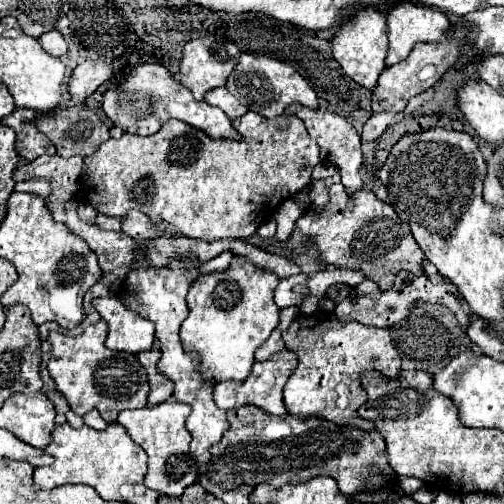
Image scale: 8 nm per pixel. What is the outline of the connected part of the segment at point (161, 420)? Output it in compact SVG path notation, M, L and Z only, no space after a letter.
M169 398L153 408L147 406L141 410L123 410L117 418L119 424L125 426L133 442L139 444L149 456L149 472L145 476L145 486L157 490L163 496L177 498L183 494L187 486L191 486L197 480L197 464L189 454L191 436L185 428L185 420L189 412L191 412L189 404L175 402L173 398Z

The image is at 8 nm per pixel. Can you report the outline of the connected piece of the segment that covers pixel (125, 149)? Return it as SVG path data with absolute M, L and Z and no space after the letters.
M247 112L231 122L241 140L213 140L199 128L181 120L167 120L159 132L147 138L133 134L123 134L119 140L109 138L93 156L85 158L81 174L85 198L97 212L115 218L123 218L133 206L135 210L147 214L153 222L165 220L175 226L177 234L189 238L207 242L223 238L249 238L257 232L257 226L275 214L285 198L291 198L311 182L311 170L319 164L319 146L307 134L305 124L297 116L277 116L269 120L261 114Z

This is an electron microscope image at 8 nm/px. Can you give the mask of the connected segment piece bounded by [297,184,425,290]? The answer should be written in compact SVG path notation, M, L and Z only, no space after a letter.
M333 184L331 200L317 210L305 212L297 226L303 234L311 236L327 264L339 268L353 268L365 276L375 276L381 290L393 286L395 274L407 270L411 274L423 274L425 254L415 242L409 226L397 218L391 204L381 202L371 190L361 190L353 196L347 194L343 184Z

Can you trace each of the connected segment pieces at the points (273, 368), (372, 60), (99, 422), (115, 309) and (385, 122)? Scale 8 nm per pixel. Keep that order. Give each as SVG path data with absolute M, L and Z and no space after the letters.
M283 348L281 352L273 354L269 360L263 362L255 362L251 374L243 380L243 382L221 382L215 386L215 404L223 410L231 410L231 408L239 408L239 406L247 406L247 404L255 404L261 410L265 410L267 414L275 414L275 416L285 416L287 408L283 404L283 386L289 380L289 376L293 374L293 370L297 368L299 360L295 356L295 352Z
M365 8L365 12L355 12L349 22L337 28L331 50L333 58L339 62L339 66L345 70L347 76L351 76L357 84L373 90L377 84L379 74L385 70L385 56L387 56L387 34L385 34L385 16L377 12L377 8Z
M91 410L91 412L87 412L85 416L83 416L83 422L87 424L87 426L91 426L91 428L95 428L95 430L103 430L107 424L105 424L105 420L101 418L101 414L97 412L97 410Z
M95 298L93 306L109 326L109 334L105 340L107 348L139 354L153 346L155 324L127 310L119 298Z
M391 112L373 114L373 116L365 122L365 126L363 126L361 140L363 140L363 142L373 142L373 140L377 140L377 138L385 132L385 128L387 128L389 124L393 124L393 122L397 122L397 114L391 114Z

